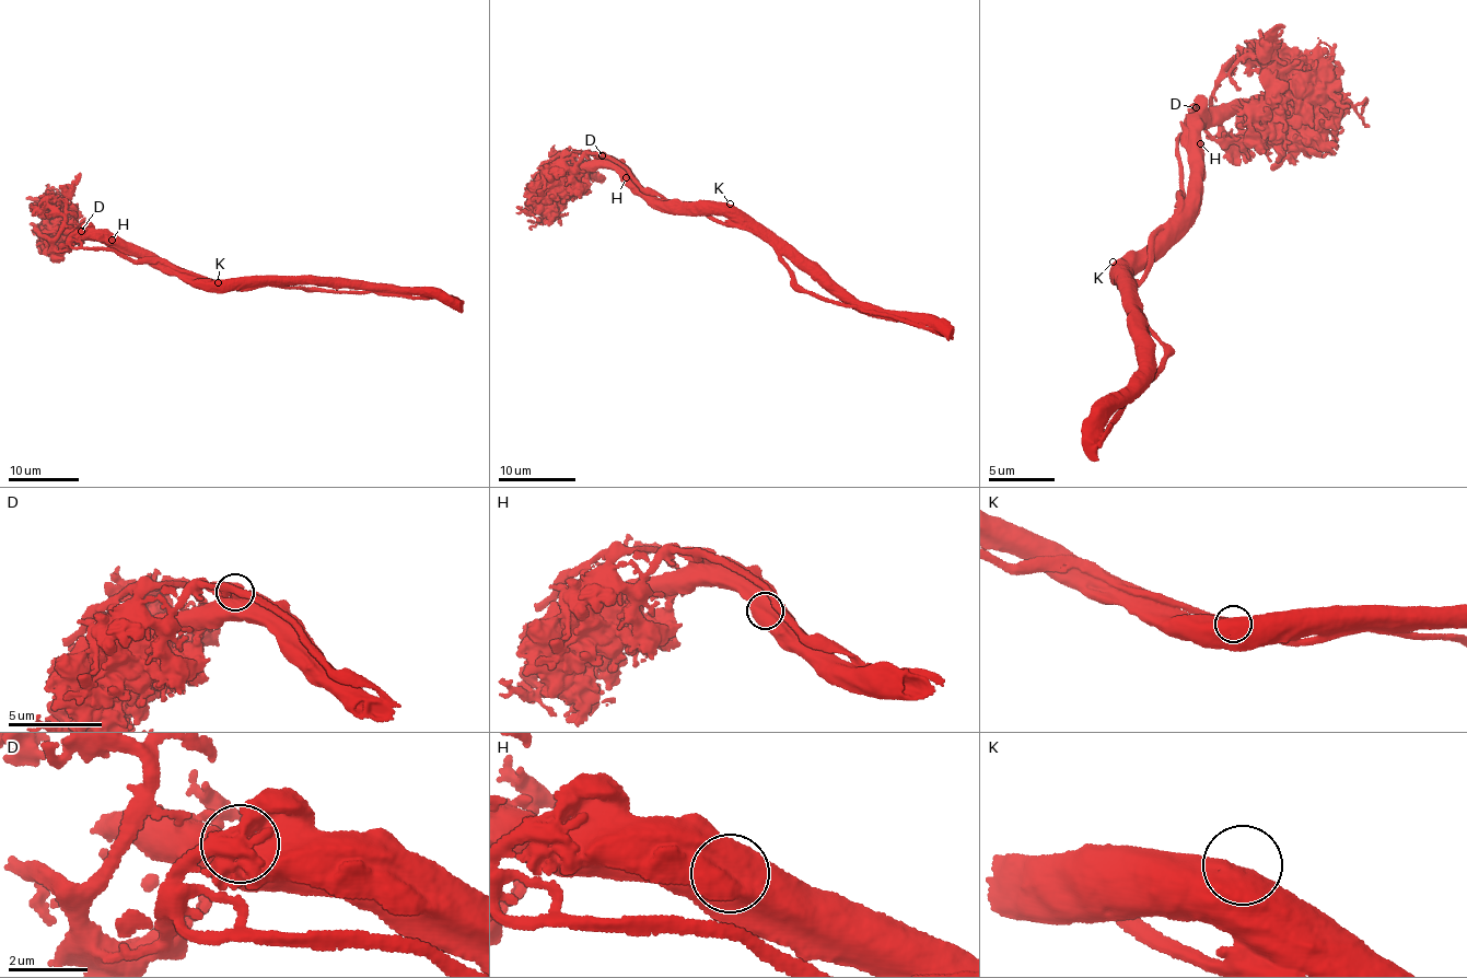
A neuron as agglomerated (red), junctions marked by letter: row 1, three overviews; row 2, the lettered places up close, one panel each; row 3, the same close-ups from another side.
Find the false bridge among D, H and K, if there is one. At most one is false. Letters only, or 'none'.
D

